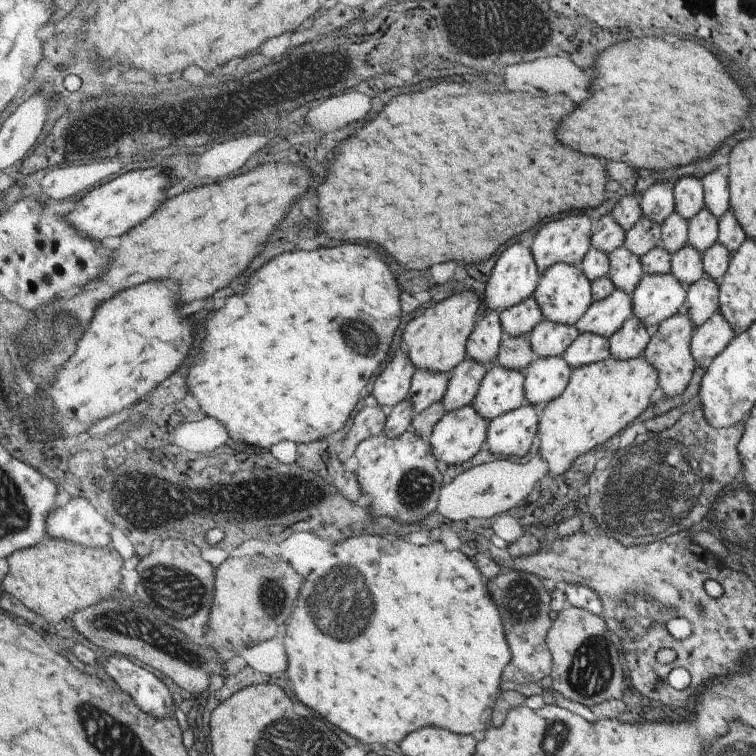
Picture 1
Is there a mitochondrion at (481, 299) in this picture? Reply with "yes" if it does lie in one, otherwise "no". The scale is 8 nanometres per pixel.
no

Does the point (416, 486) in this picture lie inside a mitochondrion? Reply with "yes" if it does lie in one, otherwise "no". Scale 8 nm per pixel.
yes

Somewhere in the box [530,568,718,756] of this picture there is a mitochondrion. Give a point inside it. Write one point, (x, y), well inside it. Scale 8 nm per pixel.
(643, 611)

